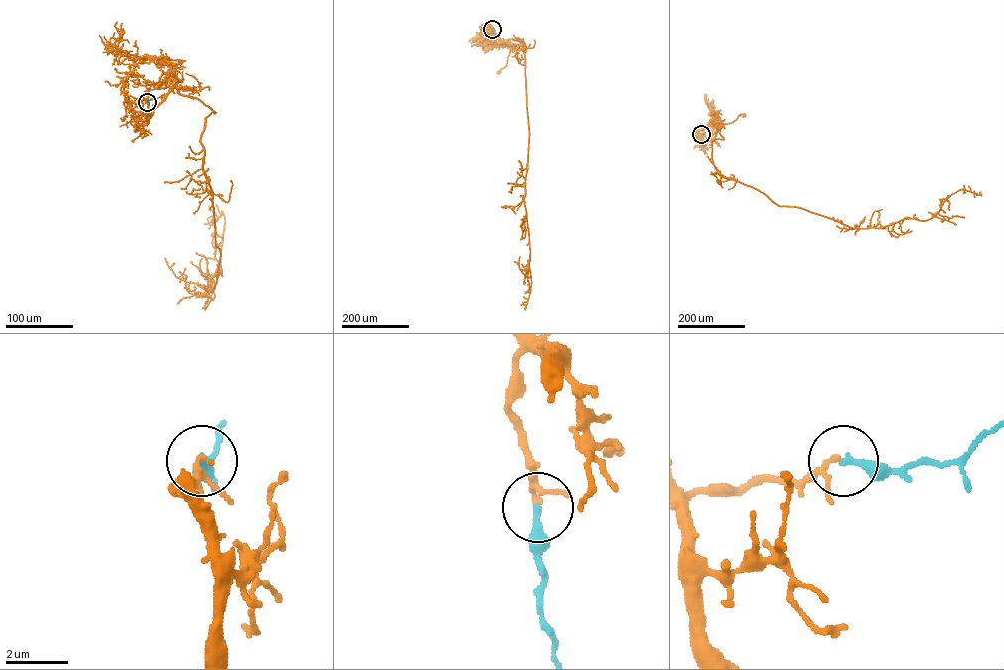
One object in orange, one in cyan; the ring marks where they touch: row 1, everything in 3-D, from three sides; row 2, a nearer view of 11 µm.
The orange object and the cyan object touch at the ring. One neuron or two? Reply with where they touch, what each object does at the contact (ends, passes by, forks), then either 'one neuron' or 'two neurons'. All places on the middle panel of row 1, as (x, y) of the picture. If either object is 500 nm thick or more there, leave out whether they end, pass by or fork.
at (492, 29); orange passes by; cyan ends there; one neuron

